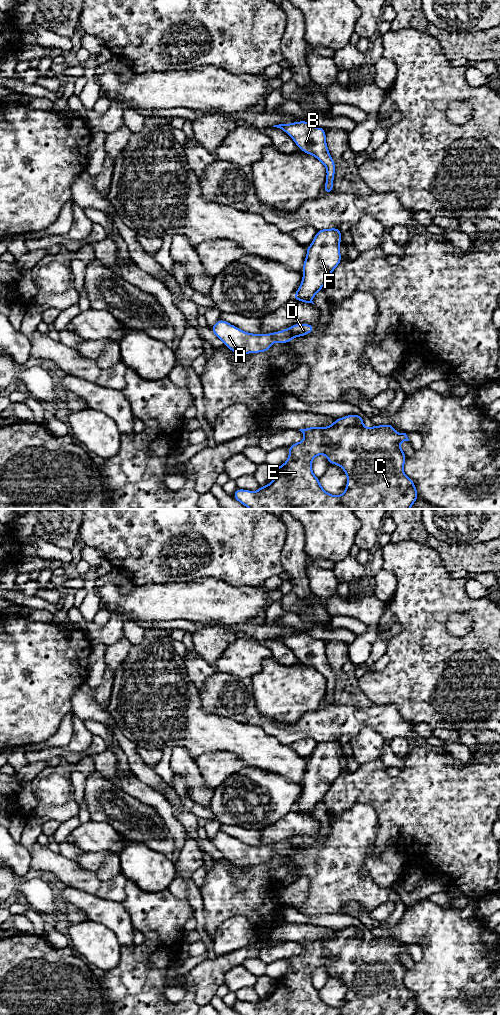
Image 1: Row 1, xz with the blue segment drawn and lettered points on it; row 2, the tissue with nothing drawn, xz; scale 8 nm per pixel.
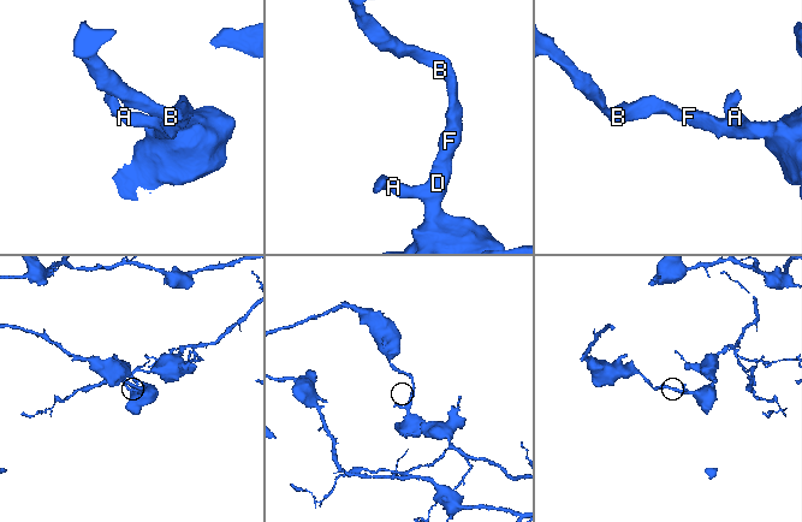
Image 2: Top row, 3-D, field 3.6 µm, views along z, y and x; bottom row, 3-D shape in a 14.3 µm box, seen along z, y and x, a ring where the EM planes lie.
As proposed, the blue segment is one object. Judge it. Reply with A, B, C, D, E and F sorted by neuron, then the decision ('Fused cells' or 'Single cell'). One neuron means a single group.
Groups: A B C D E F. Single cell

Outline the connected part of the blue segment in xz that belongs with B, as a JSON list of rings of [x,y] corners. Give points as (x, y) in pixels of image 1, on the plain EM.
[[[307,633],[279,636],[273,639],[282,641],[294,652],[301,663],[316,669],[325,677],[327,691],[323,703],[325,705],[332,705],[335,674],[327,660],[325,641],[314,639]]]

